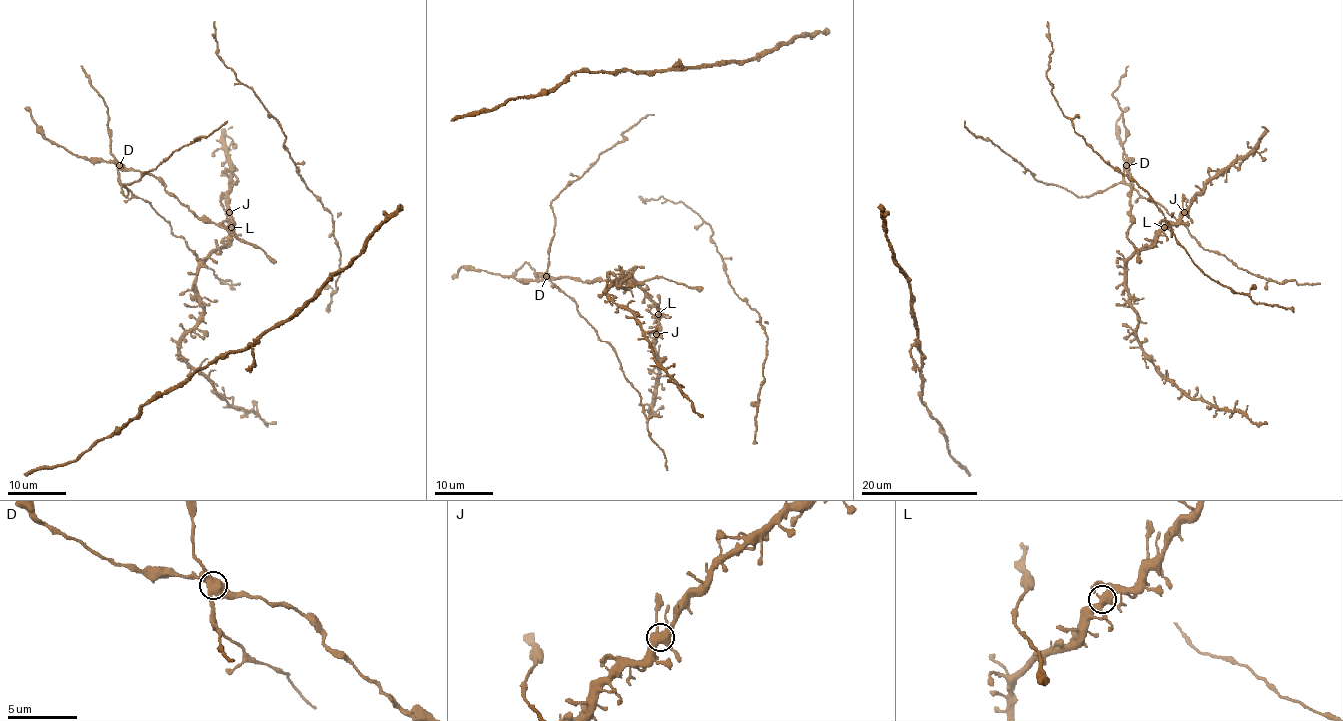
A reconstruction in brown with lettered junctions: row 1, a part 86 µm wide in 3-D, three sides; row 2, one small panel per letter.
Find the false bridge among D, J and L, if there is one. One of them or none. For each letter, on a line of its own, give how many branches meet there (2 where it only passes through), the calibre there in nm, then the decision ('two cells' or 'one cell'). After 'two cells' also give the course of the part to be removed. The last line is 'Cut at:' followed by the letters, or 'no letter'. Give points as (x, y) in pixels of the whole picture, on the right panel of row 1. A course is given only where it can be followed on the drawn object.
D: 5 | 550 nm | two cells
J: 5 | 500 nm | one cell
L: 5 | 460 nm | one cell
Cut at: D

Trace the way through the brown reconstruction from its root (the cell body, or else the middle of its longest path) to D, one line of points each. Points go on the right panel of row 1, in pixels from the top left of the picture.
D: (1030, 173), (1035, 179), (1066, 187), (1077, 196), (1090, 196), (1117, 185), (1123, 179), (1126, 166)

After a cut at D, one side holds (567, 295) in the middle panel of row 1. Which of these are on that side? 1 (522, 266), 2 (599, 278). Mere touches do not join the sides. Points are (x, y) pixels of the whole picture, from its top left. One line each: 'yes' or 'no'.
1: yes
2: no

